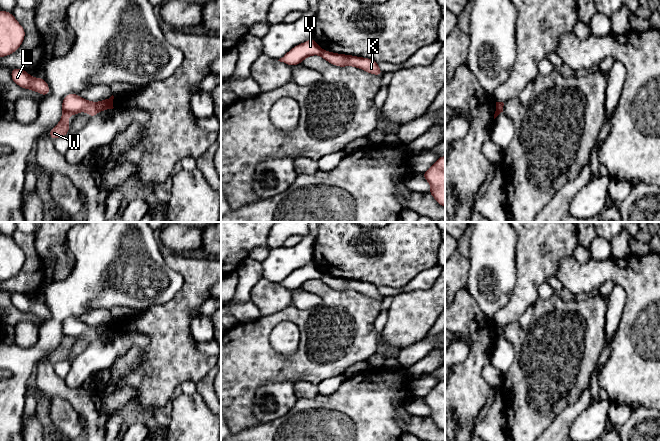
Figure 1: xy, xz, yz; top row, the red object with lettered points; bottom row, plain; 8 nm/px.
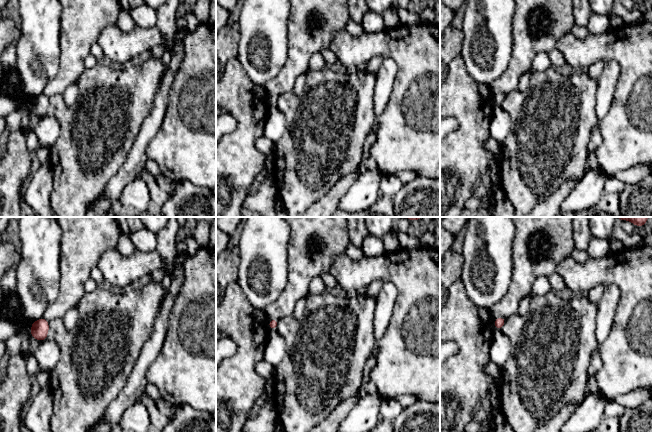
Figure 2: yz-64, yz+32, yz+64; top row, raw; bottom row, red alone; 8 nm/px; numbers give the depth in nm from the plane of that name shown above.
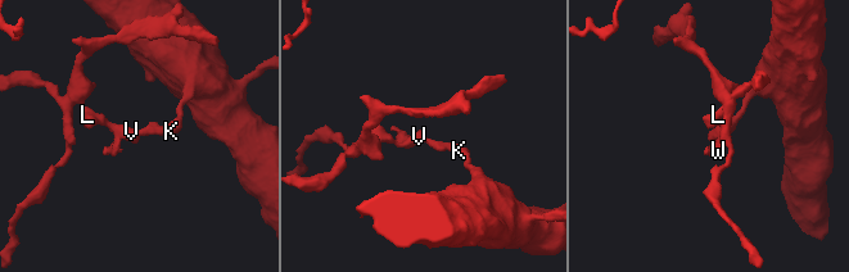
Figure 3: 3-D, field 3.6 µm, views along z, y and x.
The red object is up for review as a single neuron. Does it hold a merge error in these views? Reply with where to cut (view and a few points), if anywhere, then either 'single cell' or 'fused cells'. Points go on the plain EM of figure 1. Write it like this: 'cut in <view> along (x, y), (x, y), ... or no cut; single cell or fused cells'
cut in xy along (96, 327), (98, 335); fused cells

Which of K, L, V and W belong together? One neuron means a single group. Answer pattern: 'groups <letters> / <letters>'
groups K / L V W

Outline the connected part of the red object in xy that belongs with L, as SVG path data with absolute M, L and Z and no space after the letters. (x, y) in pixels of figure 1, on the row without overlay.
M13 292L11 295L12 305L18 310L36 315L43 320L50 318L50 312L44 302L33 302L27 295Z

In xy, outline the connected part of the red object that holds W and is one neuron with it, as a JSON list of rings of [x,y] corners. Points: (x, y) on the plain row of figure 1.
[[[69,317],[62,324],[62,340],[60,346],[48,357],[52,364],[67,360],[69,356],[69,339],[75,339],[82,335],[89,338],[92,343],[97,337],[97,327],[85,324],[78,318]]]

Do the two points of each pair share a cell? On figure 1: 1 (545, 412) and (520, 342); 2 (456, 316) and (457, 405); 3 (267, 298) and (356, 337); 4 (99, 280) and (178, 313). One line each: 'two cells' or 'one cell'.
1: one cell
2: one cell
3: two cells
4: two cells

